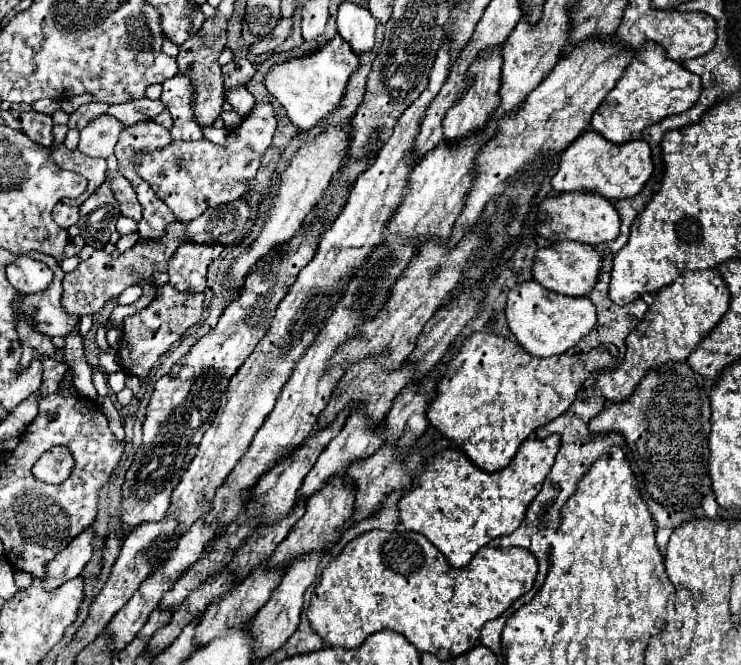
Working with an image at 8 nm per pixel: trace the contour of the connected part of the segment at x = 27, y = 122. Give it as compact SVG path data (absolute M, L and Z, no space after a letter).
M9 110L19 122L21 122L21 130L37 144L51 148L53 146L53 120L47 114L29 110L29 112L15 112Z

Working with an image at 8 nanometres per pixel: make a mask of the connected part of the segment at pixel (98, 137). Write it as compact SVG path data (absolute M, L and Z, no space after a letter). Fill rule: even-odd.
M101 114L93 118L83 130L79 140L79 150L85 156L93 158L109 158L113 156L113 148L119 140L119 134L125 130L125 124L119 122L111 114Z

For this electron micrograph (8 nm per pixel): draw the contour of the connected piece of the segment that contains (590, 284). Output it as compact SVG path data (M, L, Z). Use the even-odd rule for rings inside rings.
M567 240L567 242L557 242L549 248L543 248L535 254L533 280L537 280L541 286L557 294L587 296L591 288L595 288L601 268L603 268L603 256L593 246L585 246L581 242Z

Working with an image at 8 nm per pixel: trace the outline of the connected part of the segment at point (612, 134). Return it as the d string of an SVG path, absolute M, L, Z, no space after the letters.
M645 44L643 50L635 52L633 62L617 80L615 88L593 112L591 128L613 144L625 144L633 138L639 138L647 126L657 124L667 116L687 112L693 102L699 100L699 94L701 78L697 74L689 72L683 64L669 60L665 56L665 48L659 44Z

